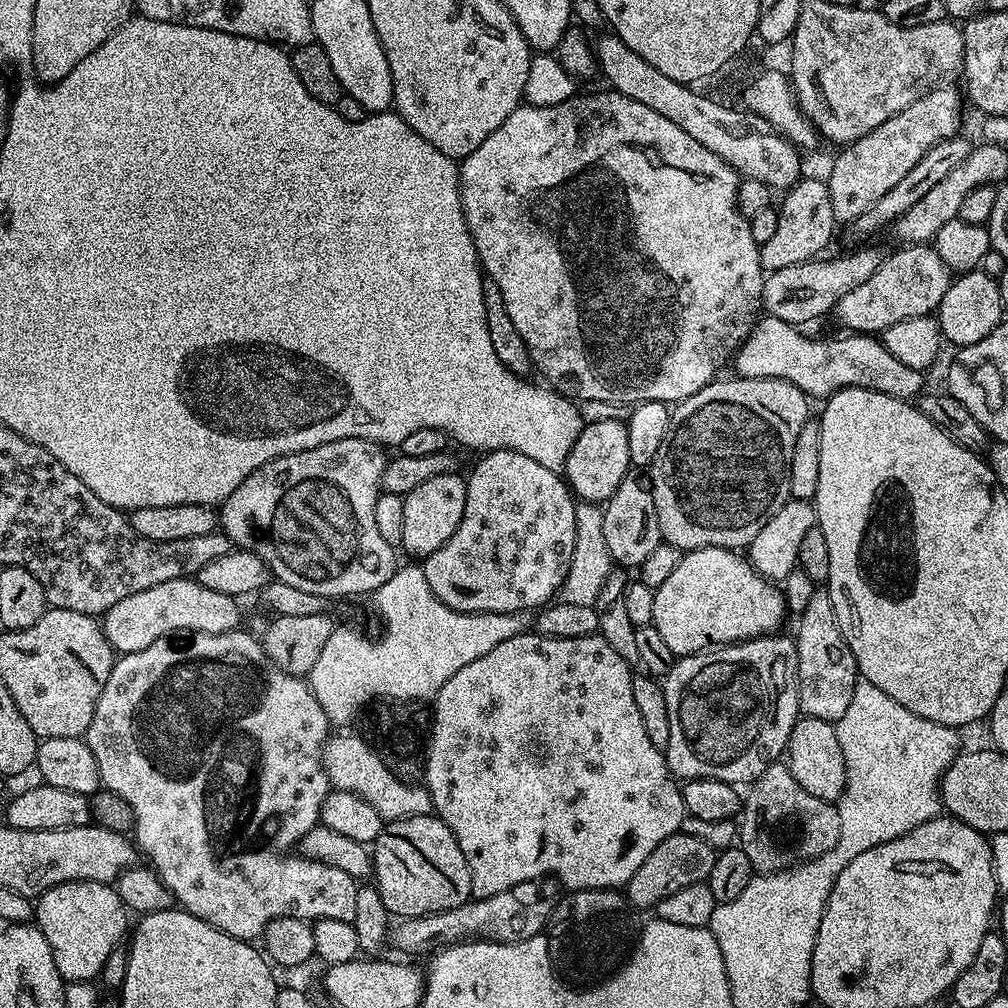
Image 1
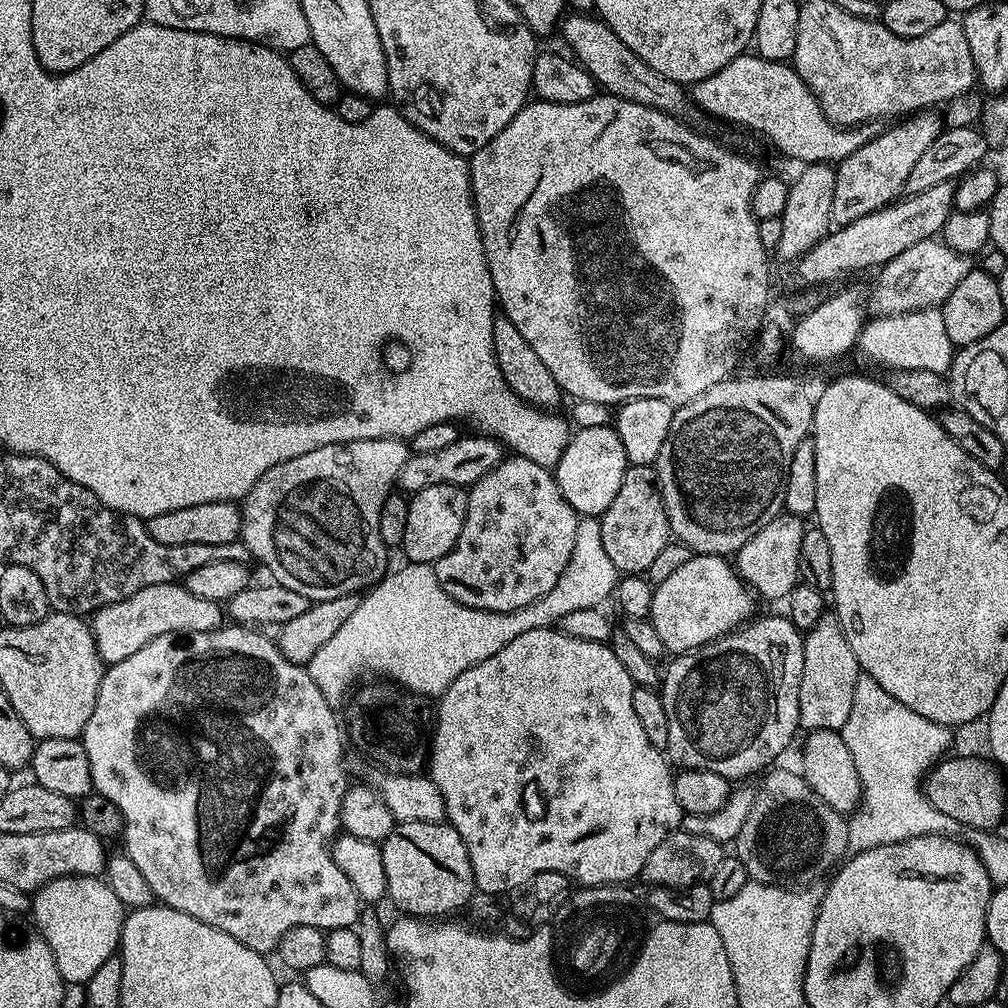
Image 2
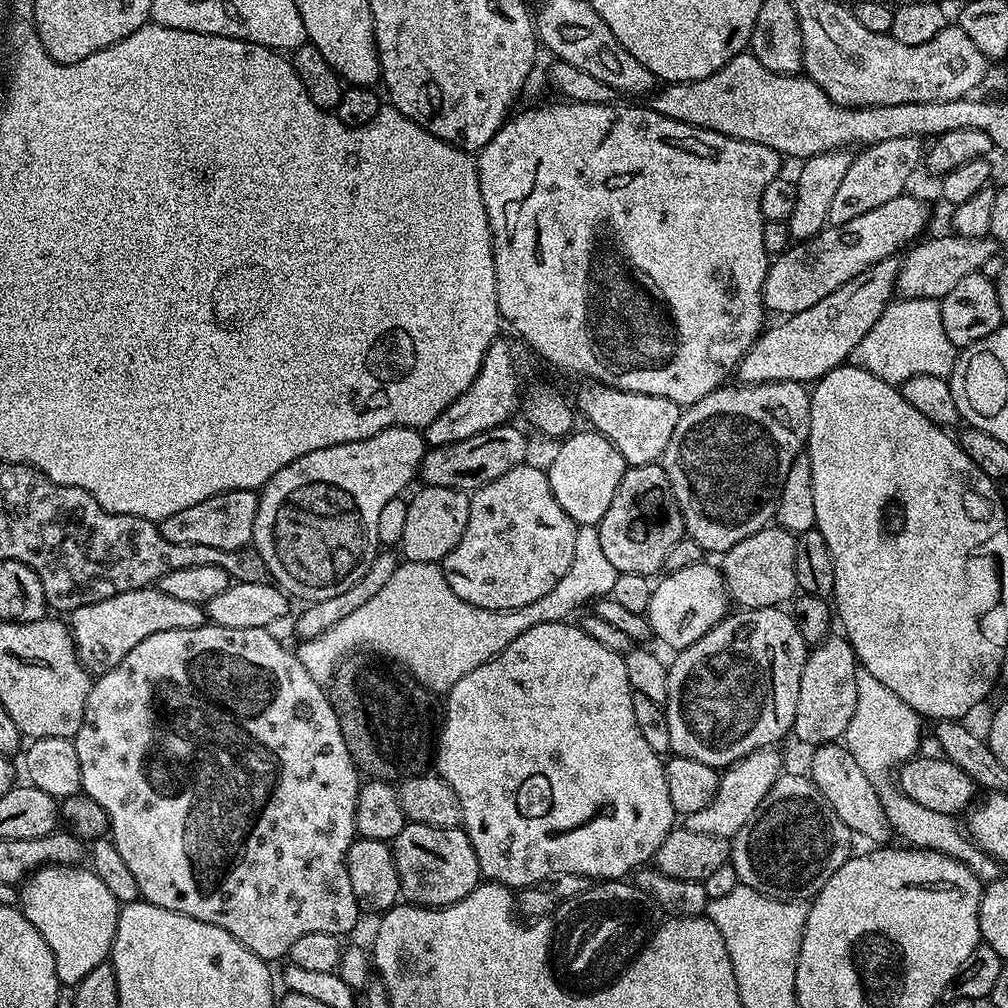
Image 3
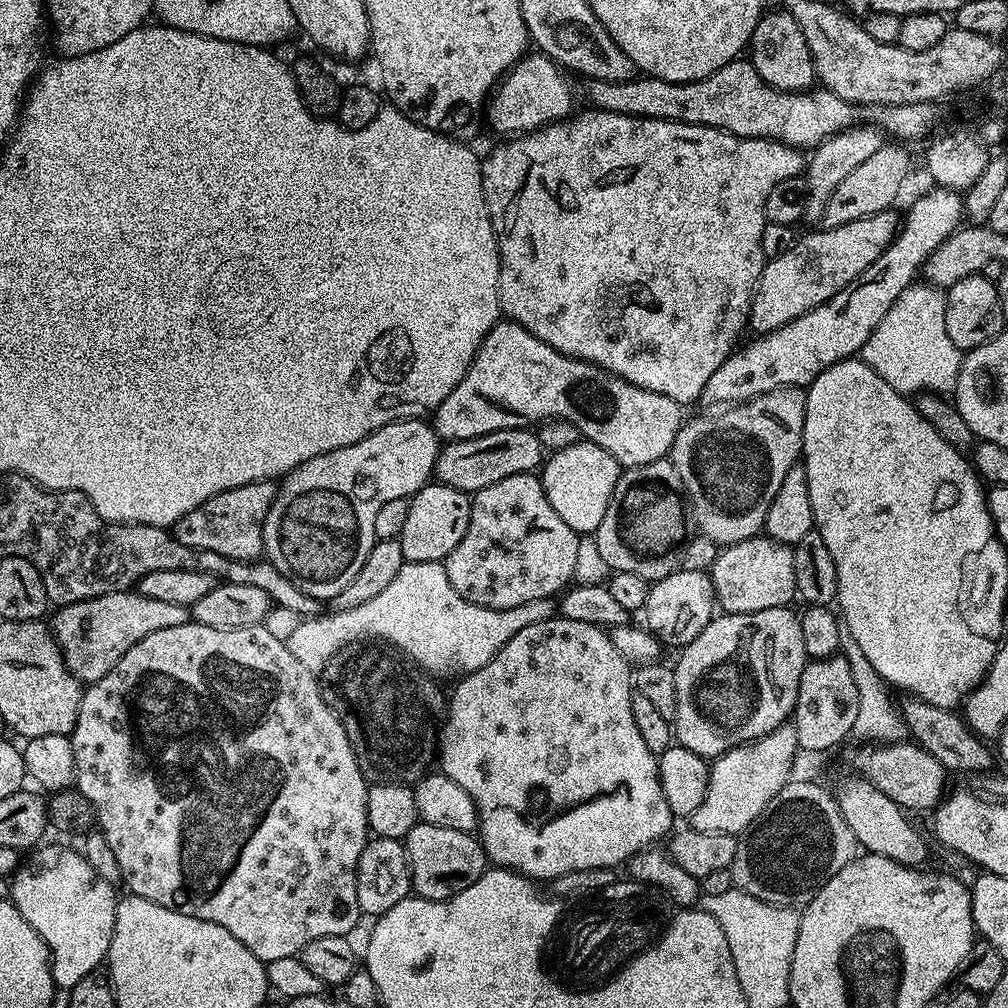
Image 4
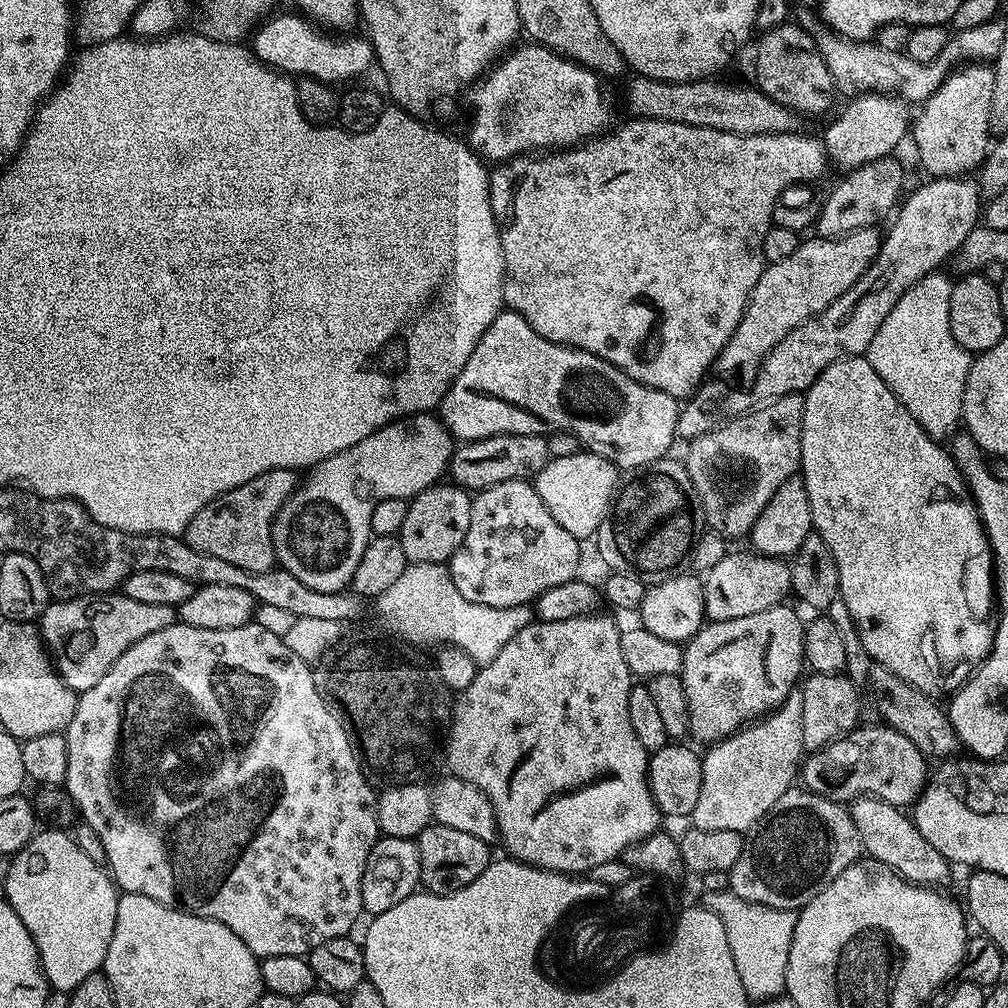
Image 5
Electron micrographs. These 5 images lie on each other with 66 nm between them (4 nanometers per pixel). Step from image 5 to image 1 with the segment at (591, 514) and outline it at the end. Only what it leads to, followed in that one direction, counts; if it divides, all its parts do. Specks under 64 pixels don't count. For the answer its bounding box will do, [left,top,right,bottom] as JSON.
[562,420,630,502]

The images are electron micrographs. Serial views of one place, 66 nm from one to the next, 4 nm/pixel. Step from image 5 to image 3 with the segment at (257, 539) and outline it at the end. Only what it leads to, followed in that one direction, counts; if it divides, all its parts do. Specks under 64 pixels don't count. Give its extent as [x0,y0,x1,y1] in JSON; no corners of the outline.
[158,490,258,551]

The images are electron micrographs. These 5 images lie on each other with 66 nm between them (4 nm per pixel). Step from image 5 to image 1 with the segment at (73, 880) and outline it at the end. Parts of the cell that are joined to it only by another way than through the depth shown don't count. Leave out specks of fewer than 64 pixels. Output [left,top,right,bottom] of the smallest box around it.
[34,880,130,982]

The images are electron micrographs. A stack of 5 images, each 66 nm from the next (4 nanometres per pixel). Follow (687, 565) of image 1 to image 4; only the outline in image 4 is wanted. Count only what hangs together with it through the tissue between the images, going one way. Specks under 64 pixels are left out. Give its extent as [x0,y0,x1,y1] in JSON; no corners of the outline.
[642,571,714,646]

